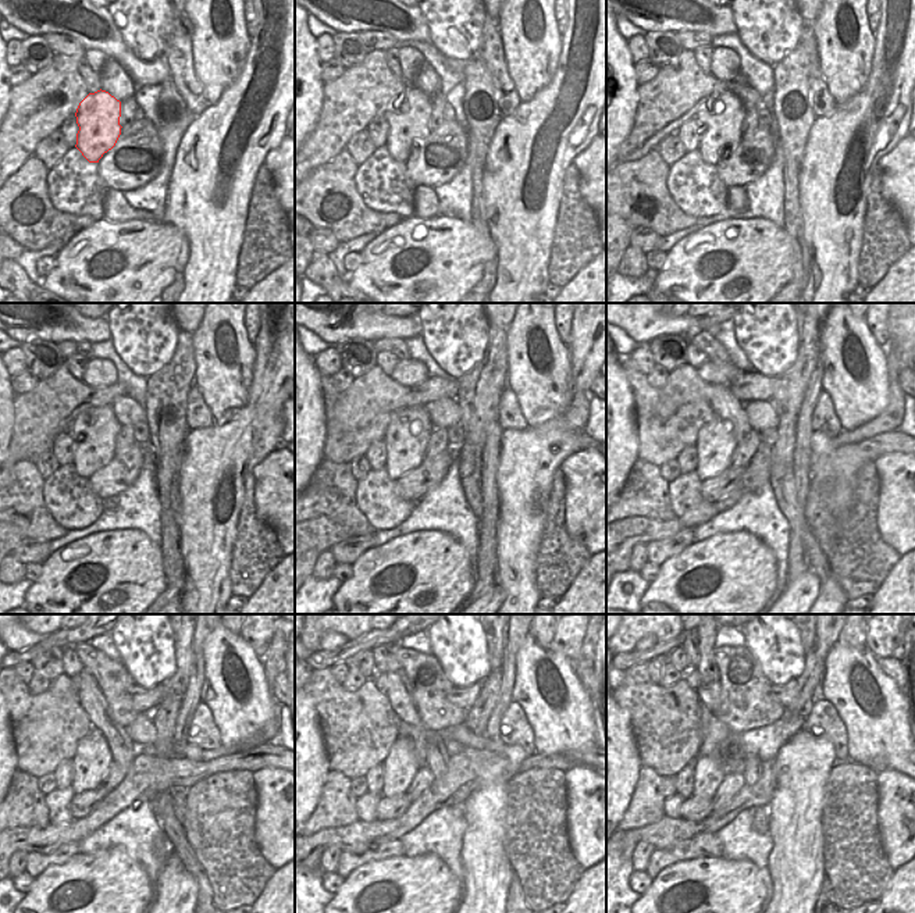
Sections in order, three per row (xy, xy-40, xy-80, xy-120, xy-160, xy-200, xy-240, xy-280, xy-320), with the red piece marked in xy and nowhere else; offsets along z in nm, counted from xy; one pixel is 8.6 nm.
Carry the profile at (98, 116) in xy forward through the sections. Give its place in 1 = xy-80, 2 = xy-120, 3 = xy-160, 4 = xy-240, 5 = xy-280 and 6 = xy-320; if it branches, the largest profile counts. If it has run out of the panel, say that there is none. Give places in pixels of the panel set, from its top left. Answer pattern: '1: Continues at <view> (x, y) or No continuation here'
1: Continues at xy-80 (721, 117)
2: Continues at xy-120 (93, 431)
3: Continues at xy-160 (406, 437)
4: Continues at xy-240 (93, 756)
5: Continues at xy-280 (401, 766)
6: Continues at xy-320 (708, 771).

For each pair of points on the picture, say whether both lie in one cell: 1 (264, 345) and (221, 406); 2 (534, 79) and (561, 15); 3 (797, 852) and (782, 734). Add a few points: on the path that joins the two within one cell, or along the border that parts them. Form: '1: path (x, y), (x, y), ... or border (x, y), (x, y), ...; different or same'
1: border (253, 345), (256, 359), (253, 380), (249, 388); different
2: border (554, 14), (558, 22), (558, 32), (562, 36); different
3: border (803, 727), (778, 751), (773, 759); different

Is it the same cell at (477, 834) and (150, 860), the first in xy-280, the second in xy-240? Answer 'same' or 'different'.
different

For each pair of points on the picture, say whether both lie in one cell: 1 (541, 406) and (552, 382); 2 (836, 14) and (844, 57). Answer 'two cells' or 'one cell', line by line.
1: one cell
2: one cell

